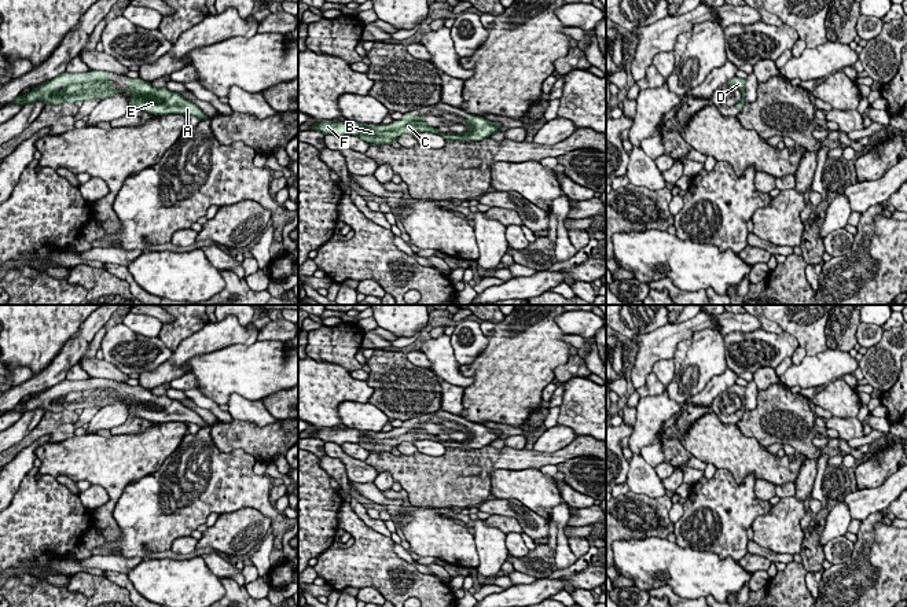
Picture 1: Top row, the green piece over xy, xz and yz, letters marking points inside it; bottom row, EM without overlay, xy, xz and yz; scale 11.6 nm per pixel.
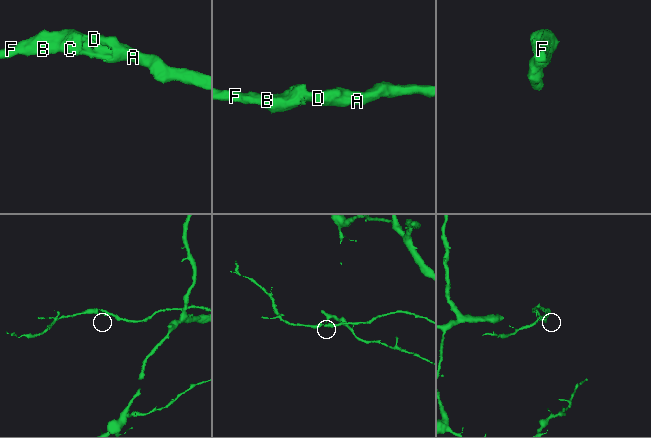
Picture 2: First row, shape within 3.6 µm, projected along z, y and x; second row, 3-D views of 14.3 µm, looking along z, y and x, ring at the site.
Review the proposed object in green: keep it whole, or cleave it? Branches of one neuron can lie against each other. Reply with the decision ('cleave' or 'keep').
keep

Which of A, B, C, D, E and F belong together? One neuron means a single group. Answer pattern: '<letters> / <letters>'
A B C D E F

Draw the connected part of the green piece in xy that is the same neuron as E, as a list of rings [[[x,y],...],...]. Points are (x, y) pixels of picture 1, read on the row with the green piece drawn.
[[[89,70],[87,73],[62,73],[23,96],[16,96],[11,103],[21,106],[41,100],[44,104],[82,103],[100,98],[102,100],[117,92],[131,93],[129,104],[142,111],[155,115],[183,114],[202,119],[209,119],[205,113],[179,92],[168,88],[155,88],[151,82],[128,77],[128,89],[117,91],[111,87],[109,71]]]

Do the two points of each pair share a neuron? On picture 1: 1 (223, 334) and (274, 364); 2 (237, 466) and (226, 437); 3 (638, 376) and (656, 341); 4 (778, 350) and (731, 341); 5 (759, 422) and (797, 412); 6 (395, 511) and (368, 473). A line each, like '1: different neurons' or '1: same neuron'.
1: different neurons
2: different neurons
3: same neuron
4: same neuron
5: same neuron
6: different neurons

